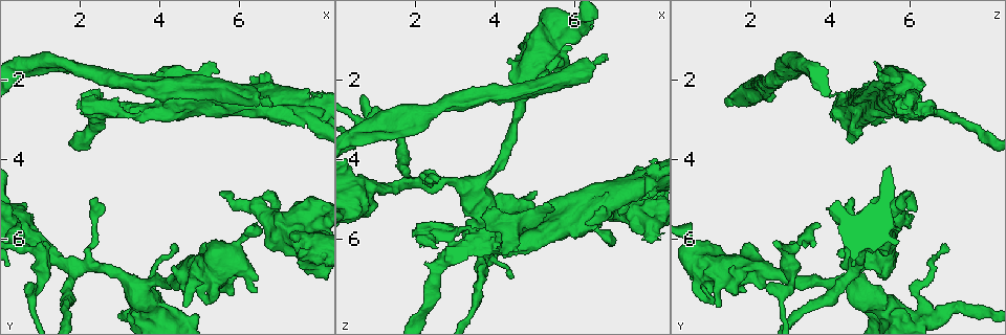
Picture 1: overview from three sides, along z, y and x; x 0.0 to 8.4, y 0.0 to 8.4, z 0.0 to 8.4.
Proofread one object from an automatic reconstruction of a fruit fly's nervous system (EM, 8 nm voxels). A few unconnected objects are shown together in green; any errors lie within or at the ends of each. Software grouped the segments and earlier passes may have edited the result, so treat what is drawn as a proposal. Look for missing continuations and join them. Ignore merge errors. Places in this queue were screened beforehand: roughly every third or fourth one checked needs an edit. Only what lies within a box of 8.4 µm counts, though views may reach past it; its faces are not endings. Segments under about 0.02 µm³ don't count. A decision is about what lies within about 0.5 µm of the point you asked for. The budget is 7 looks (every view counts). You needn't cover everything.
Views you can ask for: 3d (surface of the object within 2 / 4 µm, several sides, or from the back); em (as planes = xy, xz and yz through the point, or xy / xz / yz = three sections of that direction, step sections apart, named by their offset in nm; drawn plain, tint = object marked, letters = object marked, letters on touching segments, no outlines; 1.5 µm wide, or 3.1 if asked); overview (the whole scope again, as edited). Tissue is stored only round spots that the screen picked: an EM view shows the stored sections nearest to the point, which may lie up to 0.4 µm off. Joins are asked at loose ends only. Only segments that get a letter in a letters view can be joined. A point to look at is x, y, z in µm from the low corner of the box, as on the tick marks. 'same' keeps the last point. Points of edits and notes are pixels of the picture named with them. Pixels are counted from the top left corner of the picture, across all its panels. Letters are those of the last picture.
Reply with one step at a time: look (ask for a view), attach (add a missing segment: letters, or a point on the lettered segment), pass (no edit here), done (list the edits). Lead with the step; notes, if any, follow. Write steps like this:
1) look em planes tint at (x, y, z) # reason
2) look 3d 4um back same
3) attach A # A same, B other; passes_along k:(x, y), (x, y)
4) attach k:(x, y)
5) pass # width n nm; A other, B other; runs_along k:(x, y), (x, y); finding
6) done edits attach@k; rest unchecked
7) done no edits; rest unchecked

look 3d 4um at (6.85, 2.60, 1.55) # an open end

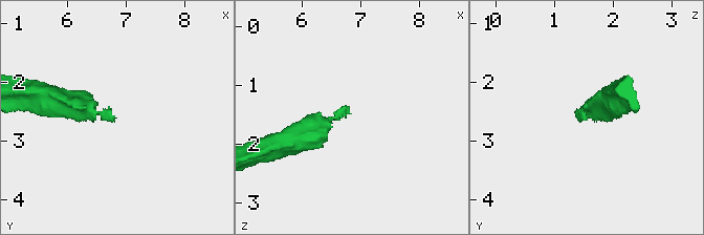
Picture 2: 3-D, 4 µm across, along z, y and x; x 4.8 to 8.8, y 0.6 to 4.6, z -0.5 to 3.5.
look em planes letters at (6.85, 2.60, 1.50) # shape alone is not enough

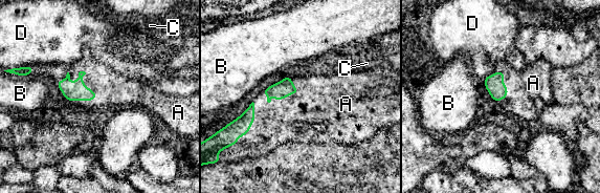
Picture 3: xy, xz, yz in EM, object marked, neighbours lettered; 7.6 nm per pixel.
attach A # A same, B other, C other, D other; passes_along 3:(78, 90), (80, 71), (109, 85); it goes on there

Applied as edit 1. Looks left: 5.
look em planes tint at (0.60, 7.30, 2.45) # free end

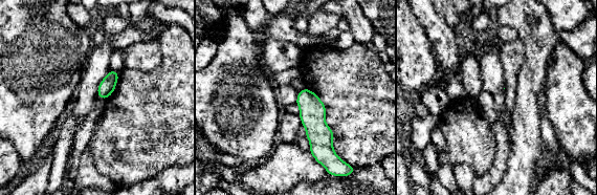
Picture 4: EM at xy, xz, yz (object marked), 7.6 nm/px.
look em planes letters same # what lies round it

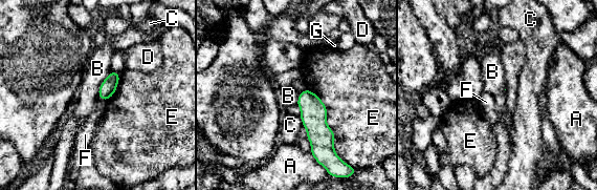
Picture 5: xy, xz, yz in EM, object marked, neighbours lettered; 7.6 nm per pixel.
pass # longest_contact E 550 nm; A other, B other, C other, D other, E other, F other, G other; no lettered segment goes on from it

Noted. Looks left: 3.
done edits attach@3; rest unchecked

